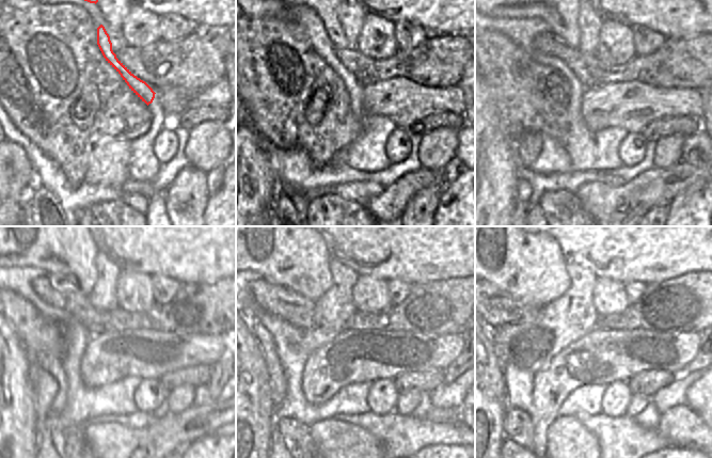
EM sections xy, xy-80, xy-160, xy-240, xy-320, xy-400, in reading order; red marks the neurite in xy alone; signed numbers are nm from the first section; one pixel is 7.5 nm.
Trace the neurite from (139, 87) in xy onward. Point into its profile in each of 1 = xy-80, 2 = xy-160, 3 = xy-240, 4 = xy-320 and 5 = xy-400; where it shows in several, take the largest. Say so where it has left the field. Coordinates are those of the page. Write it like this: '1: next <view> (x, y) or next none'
1: next xy-80 (327, 9)
2: next xy-160 (558, 9)
3: next xy-240 (65, 248)
4: next xy-320 (282, 248)
5: next xy-400 (532, 267)

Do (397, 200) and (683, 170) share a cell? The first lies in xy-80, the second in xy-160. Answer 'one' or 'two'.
one

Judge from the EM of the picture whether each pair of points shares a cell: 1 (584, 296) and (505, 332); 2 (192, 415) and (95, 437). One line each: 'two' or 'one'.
1: one
2: one

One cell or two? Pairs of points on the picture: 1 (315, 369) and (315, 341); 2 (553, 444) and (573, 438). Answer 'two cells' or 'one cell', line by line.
1: two cells
2: one cell

